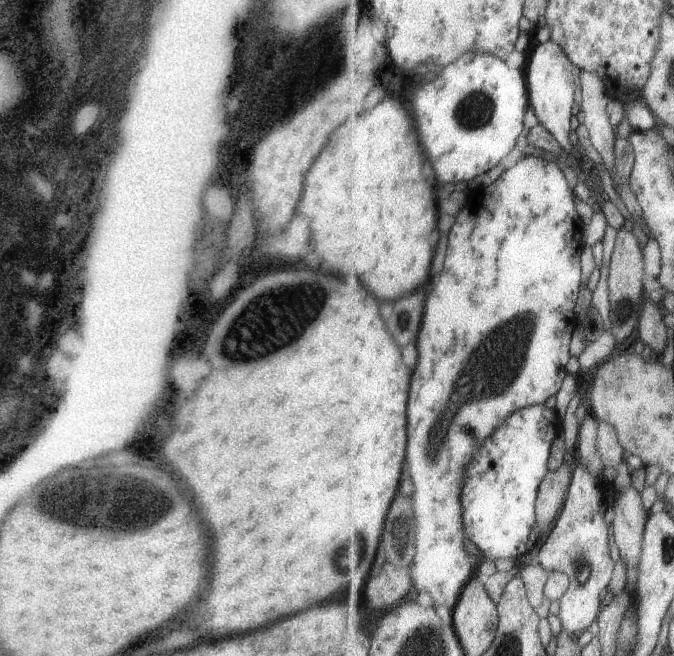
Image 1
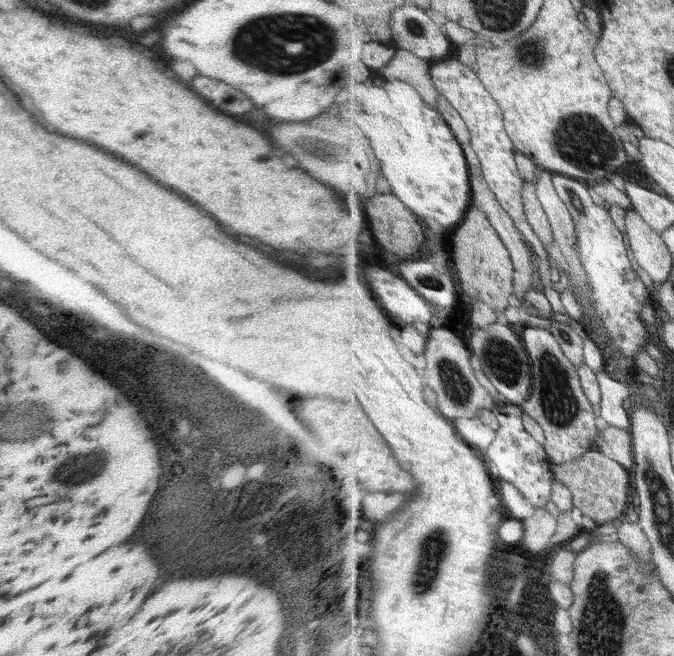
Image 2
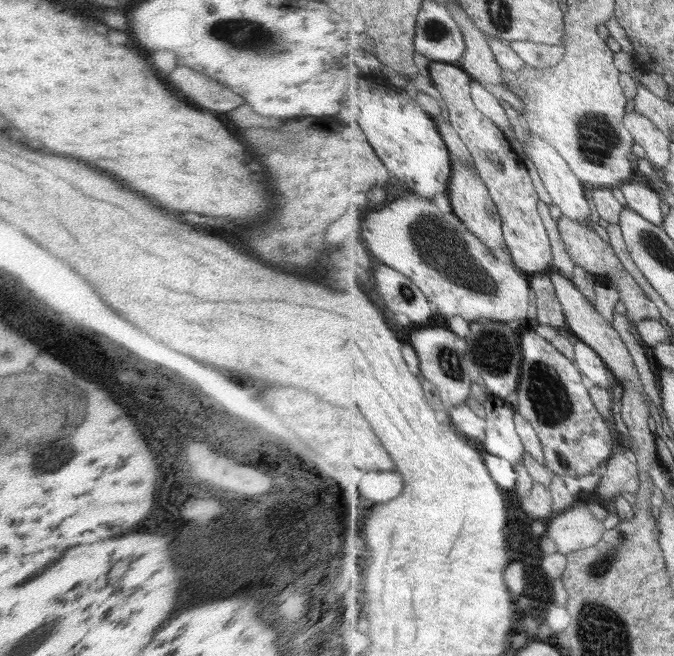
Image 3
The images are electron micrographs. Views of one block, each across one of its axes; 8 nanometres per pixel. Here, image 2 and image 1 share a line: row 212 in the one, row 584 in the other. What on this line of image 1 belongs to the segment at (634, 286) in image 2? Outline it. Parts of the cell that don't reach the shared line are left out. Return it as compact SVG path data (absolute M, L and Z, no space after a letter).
M585 463L576 464L560 517L536 559L541 566L567 573L571 577L570 587L559 600L558 616L563 629L577 637L600 616L603 603L607 600L601 598L601 592L609 588L616 567L609 546L611 534L605 522L605 484L602 480L598 483Z

